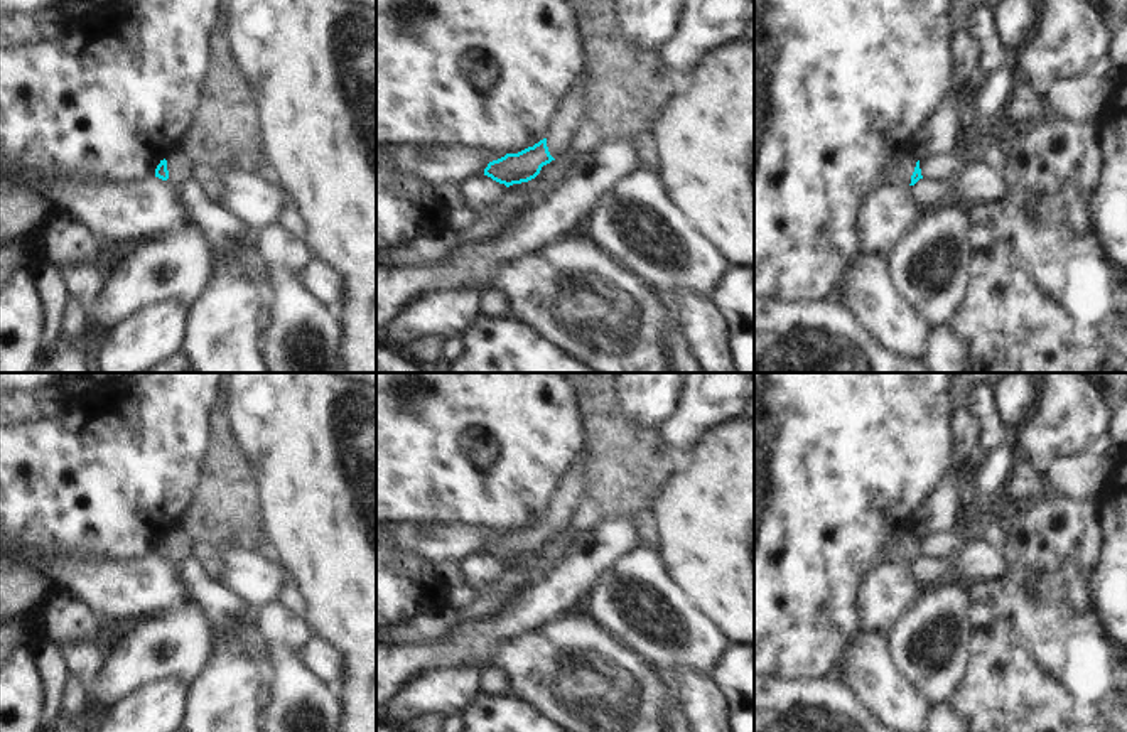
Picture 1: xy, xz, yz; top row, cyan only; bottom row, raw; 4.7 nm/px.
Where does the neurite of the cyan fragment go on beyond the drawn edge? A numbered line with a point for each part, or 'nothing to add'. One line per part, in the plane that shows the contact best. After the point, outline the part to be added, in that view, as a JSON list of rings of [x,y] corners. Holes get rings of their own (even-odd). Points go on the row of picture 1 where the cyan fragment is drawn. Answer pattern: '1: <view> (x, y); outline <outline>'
1: yz (900, 171); outline [[[903,153],[891,160],[884,184],[911,184],[911,175],[916,167],[913,153]]]

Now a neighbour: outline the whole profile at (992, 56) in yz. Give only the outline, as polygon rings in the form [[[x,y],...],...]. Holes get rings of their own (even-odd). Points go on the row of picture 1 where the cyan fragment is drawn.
[[[989,2],[975,5],[965,17],[967,29],[980,46],[980,61],[968,81],[963,83],[958,94],[958,105],[962,110],[975,101],[979,89],[992,73],[1007,66],[1007,54],[1000,44],[999,34],[995,32],[995,22],[990,13],[992,3]]]

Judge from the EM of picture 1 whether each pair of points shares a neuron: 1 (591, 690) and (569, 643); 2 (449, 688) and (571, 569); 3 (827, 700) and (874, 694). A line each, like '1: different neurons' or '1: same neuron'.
1: same neuron
2: different neurons
3: different neurons

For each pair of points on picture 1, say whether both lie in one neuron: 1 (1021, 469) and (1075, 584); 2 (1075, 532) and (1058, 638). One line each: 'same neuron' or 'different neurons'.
1: different neurons
2: same neuron

